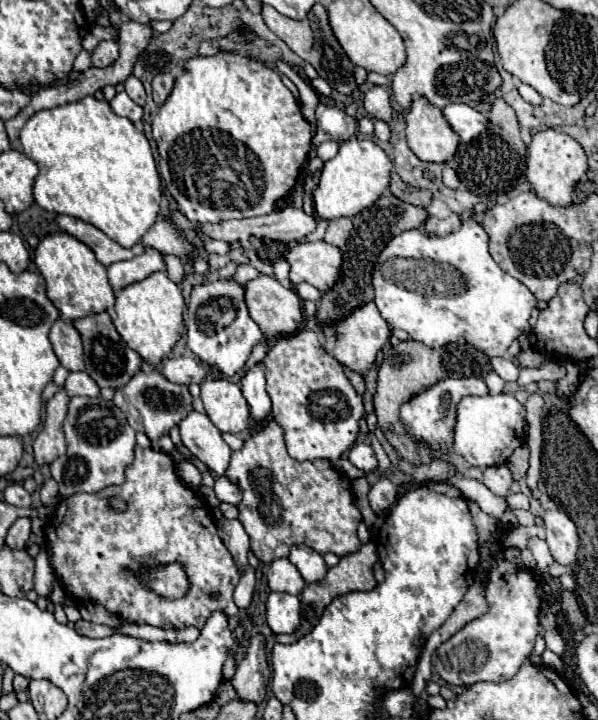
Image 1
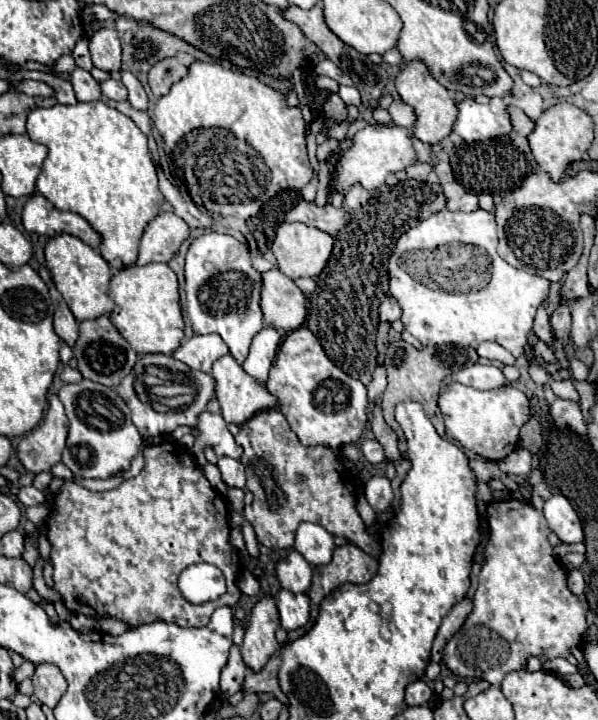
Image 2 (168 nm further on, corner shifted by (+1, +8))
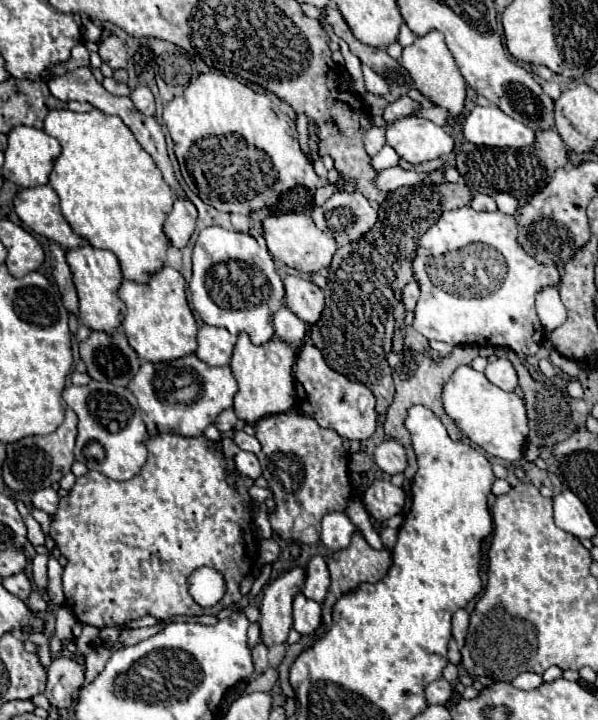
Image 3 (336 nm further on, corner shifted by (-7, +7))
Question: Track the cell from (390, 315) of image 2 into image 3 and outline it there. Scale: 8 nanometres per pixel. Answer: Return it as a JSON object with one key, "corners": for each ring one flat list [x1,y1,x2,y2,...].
{"corners":[[411,281,403,287,403,293,401,293,401,301,405,305,405,311,413,311,417,299,419,299,419,287,415,285,415,281]]}

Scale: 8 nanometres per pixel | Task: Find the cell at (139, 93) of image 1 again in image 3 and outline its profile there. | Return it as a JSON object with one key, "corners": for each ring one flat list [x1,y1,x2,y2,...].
{"corners":[[141,85,131,93,131,99,135,103,135,107,143,113,143,115,155,115,155,97,149,91,149,87]]}

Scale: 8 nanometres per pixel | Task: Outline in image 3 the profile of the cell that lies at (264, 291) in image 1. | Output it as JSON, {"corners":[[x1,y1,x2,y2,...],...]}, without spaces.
{"corners":[[297,275,285,277,283,285,285,285,285,305,301,321,313,325,319,319,325,305,323,291,317,285,313,285,309,279,303,279]]}

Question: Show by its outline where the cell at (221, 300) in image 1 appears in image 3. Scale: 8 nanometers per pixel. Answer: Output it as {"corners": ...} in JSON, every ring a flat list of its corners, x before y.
{"corners":[[207,227,193,247,191,303,207,325,225,327,231,335,249,335,253,345,273,337,273,315,283,305,283,283,275,273,273,257,249,233]]}

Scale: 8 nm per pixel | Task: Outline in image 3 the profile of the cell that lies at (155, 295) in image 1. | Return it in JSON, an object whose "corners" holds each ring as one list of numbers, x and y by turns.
{"corners":[[163,267,149,275,149,281,137,283,123,279,119,287,119,299,125,303,127,313,123,317,123,331,129,339,129,345,145,361,173,361,185,355,193,355,197,349,197,325,193,313,187,305,185,279,173,267]]}

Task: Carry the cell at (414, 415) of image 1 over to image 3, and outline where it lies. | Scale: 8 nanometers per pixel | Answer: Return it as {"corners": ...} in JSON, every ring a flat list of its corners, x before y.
{"corners":[[497,359,485,369,485,377,503,391,513,391,517,387,517,373,507,359]]}

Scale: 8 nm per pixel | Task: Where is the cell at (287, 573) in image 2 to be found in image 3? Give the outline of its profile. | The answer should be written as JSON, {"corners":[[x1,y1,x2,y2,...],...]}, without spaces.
{"corners":[[315,555,315,557,311,557,311,561,305,567,303,595,321,605,327,595,327,589,329,589,329,571,327,571,325,559,321,555]]}

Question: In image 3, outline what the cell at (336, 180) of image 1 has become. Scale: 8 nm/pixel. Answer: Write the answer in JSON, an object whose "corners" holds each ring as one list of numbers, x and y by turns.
{"corners":[[419,117,393,121,385,131,385,139,387,145,411,165,445,157,453,151,451,135,443,127]]}

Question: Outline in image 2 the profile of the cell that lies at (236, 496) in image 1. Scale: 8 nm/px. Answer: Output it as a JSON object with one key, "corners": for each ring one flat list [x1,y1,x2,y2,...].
{"corners":[[221,456,217,462,217,468,221,470,225,484,229,484,231,488,245,488,245,468,239,460,229,458,229,456]]}

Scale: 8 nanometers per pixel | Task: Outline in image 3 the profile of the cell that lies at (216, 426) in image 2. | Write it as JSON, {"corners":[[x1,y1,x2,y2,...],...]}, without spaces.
{"corners":[[235,431,235,437,233,437,233,441,237,443,237,447,239,447,241,451,251,451,251,453,259,453,259,451,261,451,261,445,259,445,259,441,257,441,255,437,247,435,245,431]]}

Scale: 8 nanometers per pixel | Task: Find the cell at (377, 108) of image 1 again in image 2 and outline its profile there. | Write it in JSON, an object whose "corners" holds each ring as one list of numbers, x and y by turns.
{"corners":[[395,100,389,106,389,114,393,118,393,124,397,124,397,126,411,128,415,124,415,110,409,104,403,104,403,100]]}

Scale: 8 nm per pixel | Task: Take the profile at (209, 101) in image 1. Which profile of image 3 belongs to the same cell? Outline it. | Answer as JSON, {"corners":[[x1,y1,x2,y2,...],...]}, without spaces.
{"corners":[[219,71,201,73,195,81,191,81,191,85,187,85,179,99,173,99,165,105,163,121,175,143,175,157,179,161,185,183,217,211,251,215,253,211,271,207,281,193,297,185,303,185,311,191,327,185,327,181,313,171,311,161,303,153,295,123,283,115,265,93,253,91,247,83,241,83,235,77,227,77]]}

